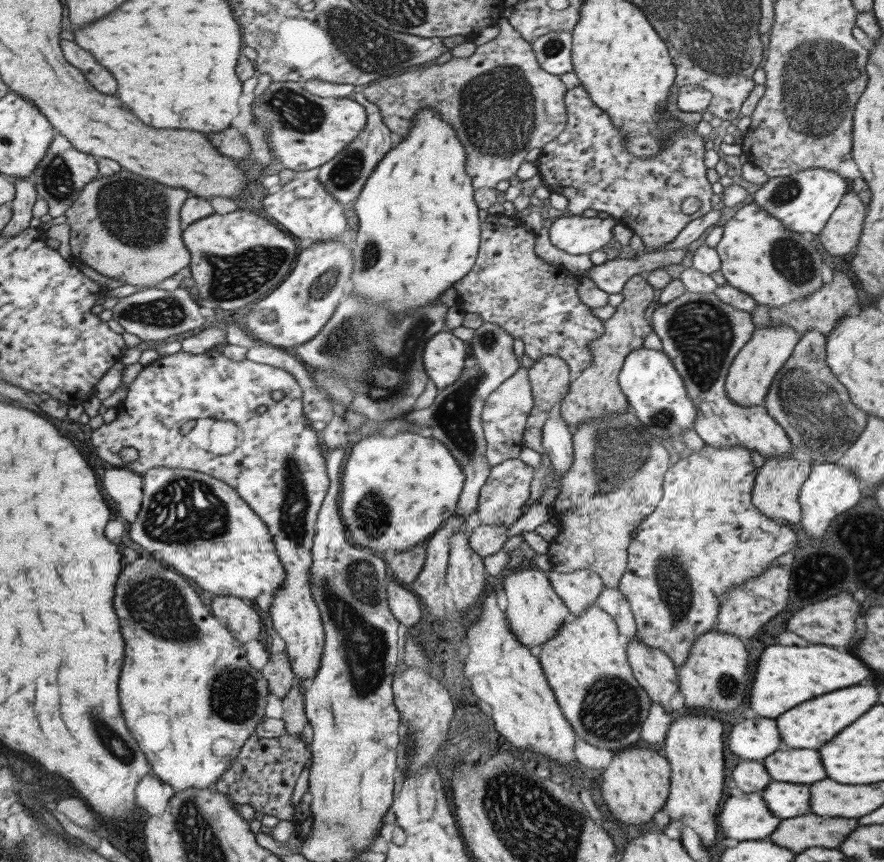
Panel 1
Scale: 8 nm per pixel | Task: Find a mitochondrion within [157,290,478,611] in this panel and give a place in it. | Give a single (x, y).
(346, 345)

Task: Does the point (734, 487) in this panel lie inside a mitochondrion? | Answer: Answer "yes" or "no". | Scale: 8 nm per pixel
no

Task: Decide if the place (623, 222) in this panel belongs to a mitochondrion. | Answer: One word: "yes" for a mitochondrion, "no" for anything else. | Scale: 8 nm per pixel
no

